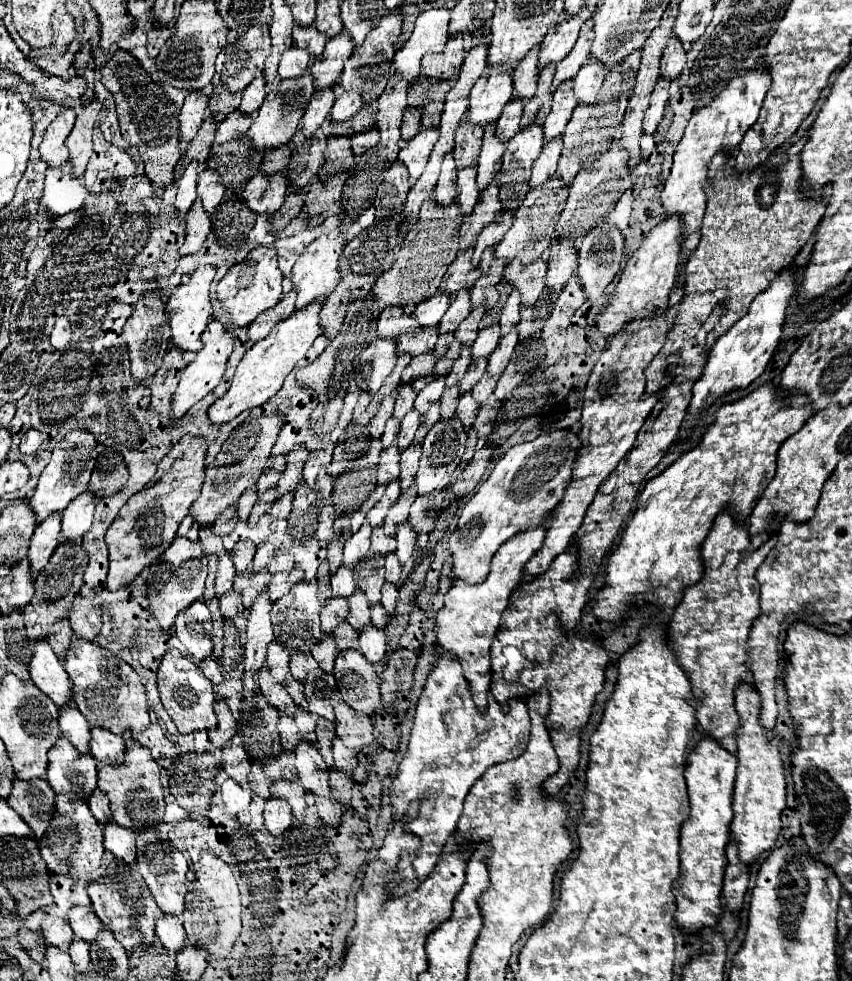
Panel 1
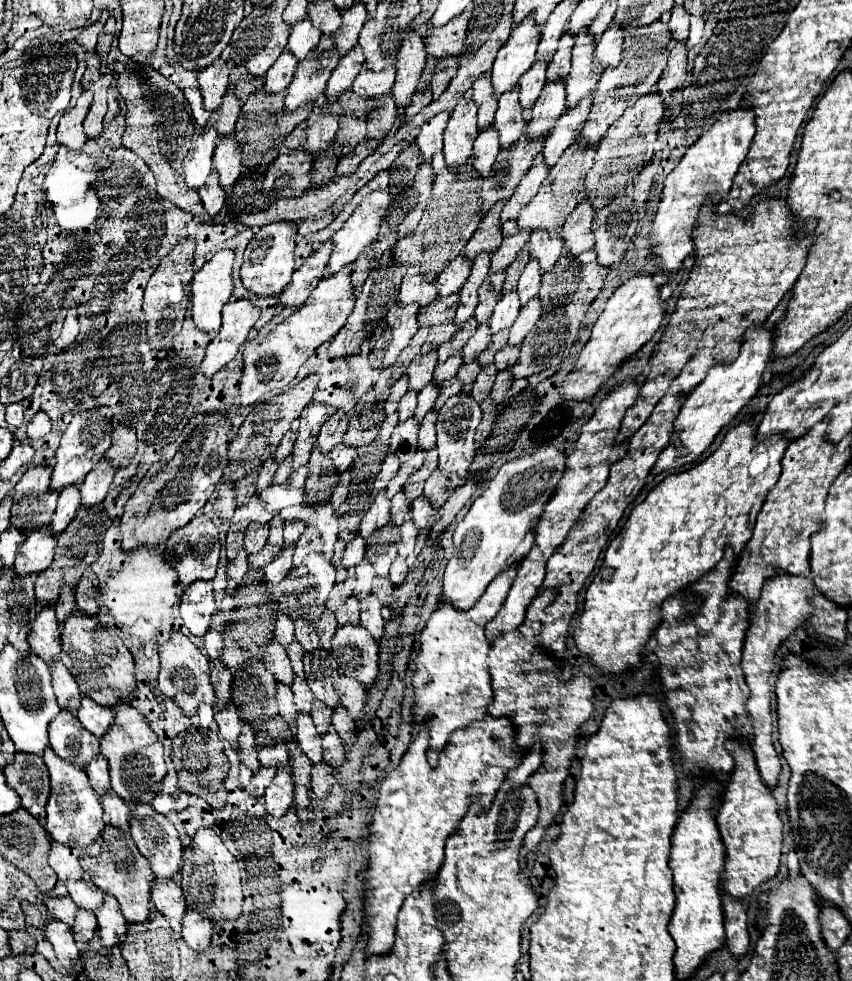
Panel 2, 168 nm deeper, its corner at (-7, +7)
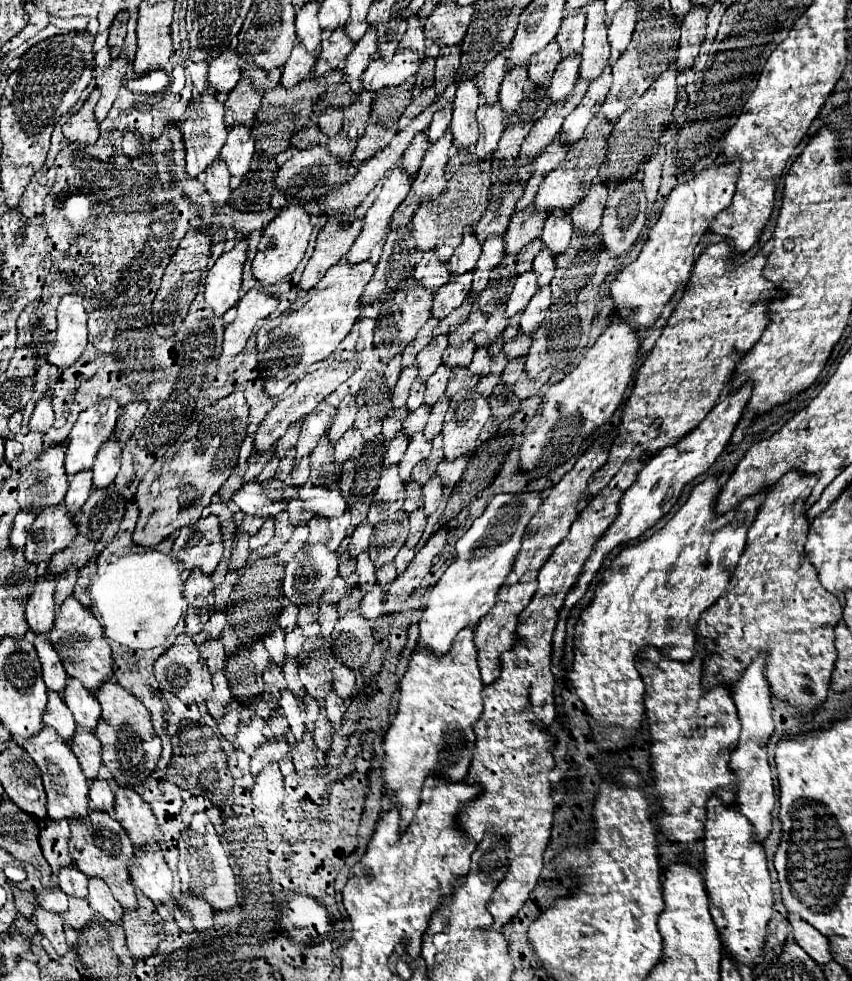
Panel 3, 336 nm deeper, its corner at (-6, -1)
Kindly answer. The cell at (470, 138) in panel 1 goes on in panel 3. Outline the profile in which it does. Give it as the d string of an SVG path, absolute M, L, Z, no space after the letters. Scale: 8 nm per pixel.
M501 52L499 56L495 56L495 58L483 68L483 72L479 72L479 74L473 78L473 82L475 82L475 86L479 88L479 94L481 94L481 98L483 98L485 104L495 104L495 102L497 102L499 86L501 86L503 78L505 78L505 70L507 70L507 68L503 68L505 56L507 56L507 52Z

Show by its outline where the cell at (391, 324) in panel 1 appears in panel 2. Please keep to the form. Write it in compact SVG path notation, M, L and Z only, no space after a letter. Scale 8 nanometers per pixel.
M410 268L408 274L404 276L402 288L400 288L400 302L426 306L438 298L436 278L426 278L424 274L418 274L416 270L418 268Z

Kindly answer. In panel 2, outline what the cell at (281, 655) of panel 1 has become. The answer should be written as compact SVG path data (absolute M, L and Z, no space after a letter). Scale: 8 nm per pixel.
M278 616L274 636L276 640L280 640L280 644L288 646L294 640L294 622L288 616Z

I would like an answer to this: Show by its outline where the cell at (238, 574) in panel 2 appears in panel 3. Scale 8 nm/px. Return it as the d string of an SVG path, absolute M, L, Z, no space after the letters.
M239 534L237 543L231 551L229 562L230 570L237 571L245 566L249 553L249 537Z

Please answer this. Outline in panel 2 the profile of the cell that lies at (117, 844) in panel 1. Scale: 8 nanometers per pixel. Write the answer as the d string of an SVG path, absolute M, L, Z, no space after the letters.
M106 792L104 796L100 796L106 820L112 826L118 826L122 830L128 830L128 806L124 800L120 800L120 796L116 796L116 792Z

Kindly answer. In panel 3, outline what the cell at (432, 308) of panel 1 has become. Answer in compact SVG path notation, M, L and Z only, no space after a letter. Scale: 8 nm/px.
M467 228L467 232L463 234L463 242L459 244L459 248L453 252L453 256L447 262L449 272L457 276L471 272L479 260L479 254L481 254L481 244L479 240L475 240L473 230Z

